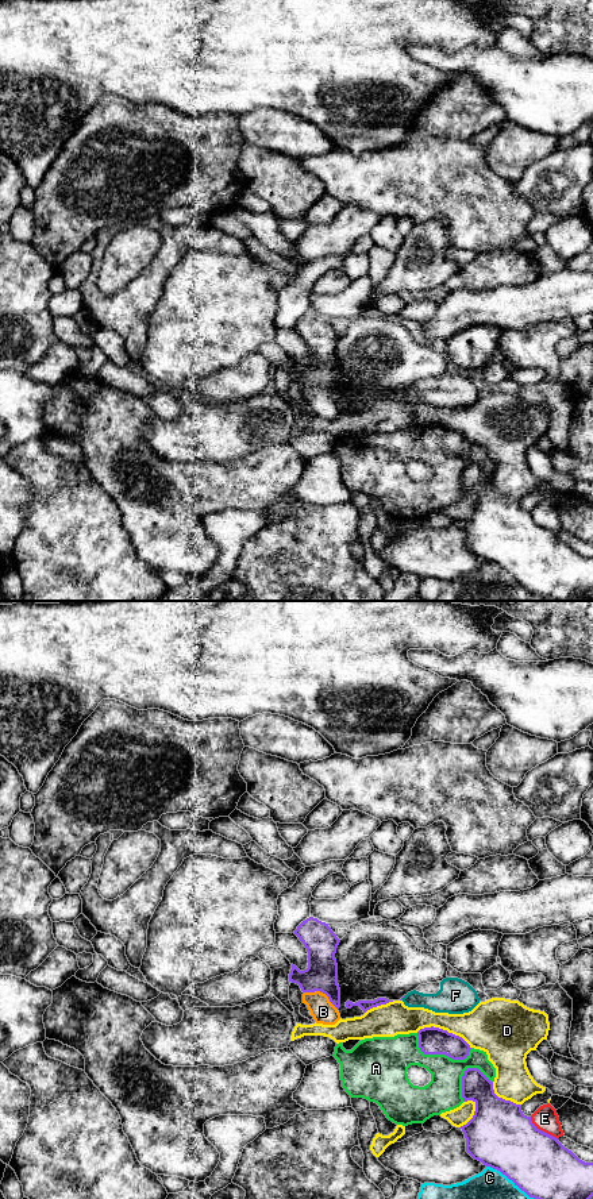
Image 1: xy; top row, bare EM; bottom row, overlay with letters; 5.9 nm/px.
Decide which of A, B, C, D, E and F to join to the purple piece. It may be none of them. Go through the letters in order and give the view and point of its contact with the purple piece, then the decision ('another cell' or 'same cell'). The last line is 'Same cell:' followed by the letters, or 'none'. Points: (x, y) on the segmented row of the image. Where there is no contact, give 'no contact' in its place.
A: meets purple in xy at (439, 1053); another cell
B: meets purple in xy at (322, 991); another cell
C: meets purple in xy at (511, 1179); another cell
D: meets purple in xy at (445, 1030); another cell
E: meets purple in xy at (540, 1130); another cell
F: meets purple in xy at (403, 997); another cell
Same cell: none

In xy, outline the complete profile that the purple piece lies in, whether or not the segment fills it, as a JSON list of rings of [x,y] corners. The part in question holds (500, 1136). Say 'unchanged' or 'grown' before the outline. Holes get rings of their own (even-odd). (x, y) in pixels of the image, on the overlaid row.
unchanged | [[[478,1068],[462,1076],[463,1102],[473,1100],[473,1118],[459,1129],[466,1138],[466,1152],[484,1165],[500,1171],[534,1199],[590,1199],[593,1196],[593,1163],[579,1160],[558,1138],[539,1130],[521,1111],[521,1106],[498,1098]]]

